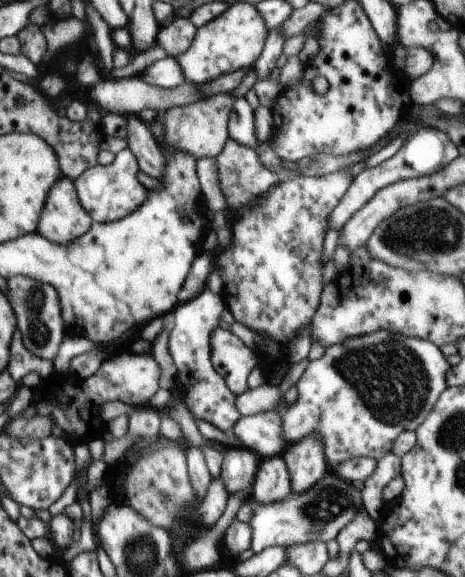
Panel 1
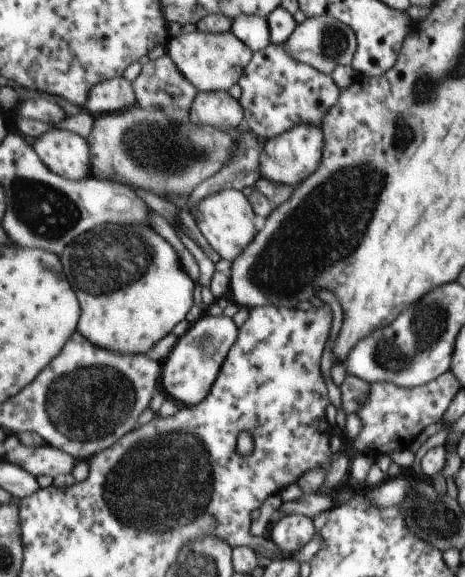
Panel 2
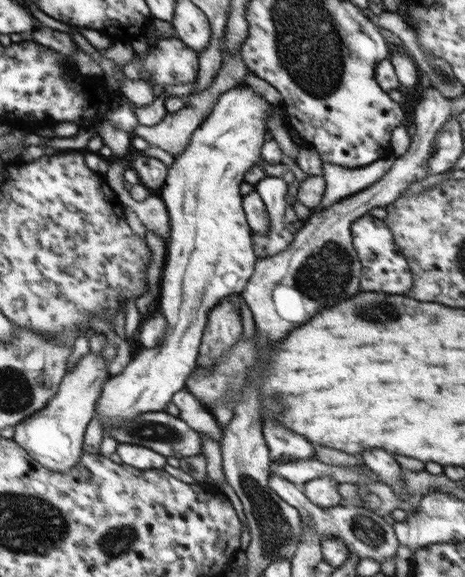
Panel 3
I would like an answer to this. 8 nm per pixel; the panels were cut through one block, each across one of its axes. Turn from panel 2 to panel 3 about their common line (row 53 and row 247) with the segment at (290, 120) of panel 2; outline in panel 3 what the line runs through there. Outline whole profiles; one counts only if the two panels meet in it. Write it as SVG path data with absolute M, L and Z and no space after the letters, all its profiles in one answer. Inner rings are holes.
M267 176L256 183L254 188L261 196L270 217L268 234L251 232L253 251L259 260L284 251L305 221L298 218L292 204L286 200L288 184L282 177Z

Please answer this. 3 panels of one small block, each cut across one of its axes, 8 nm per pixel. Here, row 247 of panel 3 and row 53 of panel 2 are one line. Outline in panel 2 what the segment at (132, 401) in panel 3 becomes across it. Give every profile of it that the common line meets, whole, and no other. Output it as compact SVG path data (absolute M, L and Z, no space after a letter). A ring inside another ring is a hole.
M197 30L182 33L178 37L170 36L166 54L199 92L214 92L228 91L240 80L244 69L252 60L253 50L231 32L214 34Z

